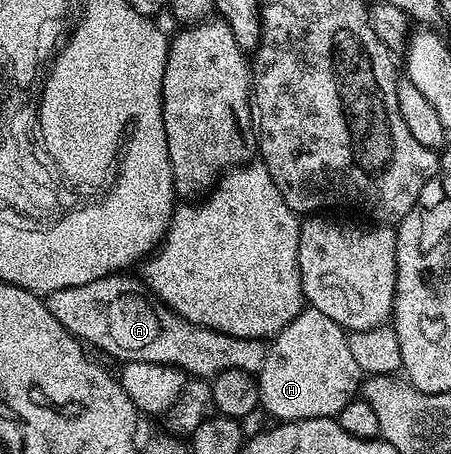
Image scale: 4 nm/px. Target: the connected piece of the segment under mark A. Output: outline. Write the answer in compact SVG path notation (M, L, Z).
M121 272L84 283L80 287L66 287L64 291L45 294L48 311L56 315L63 327L76 331L79 341L95 345L102 353L115 357L118 363L127 361L205 362L208 349L213 348L216 334L203 325L193 325L174 313L144 288L137 276L124 277Z

